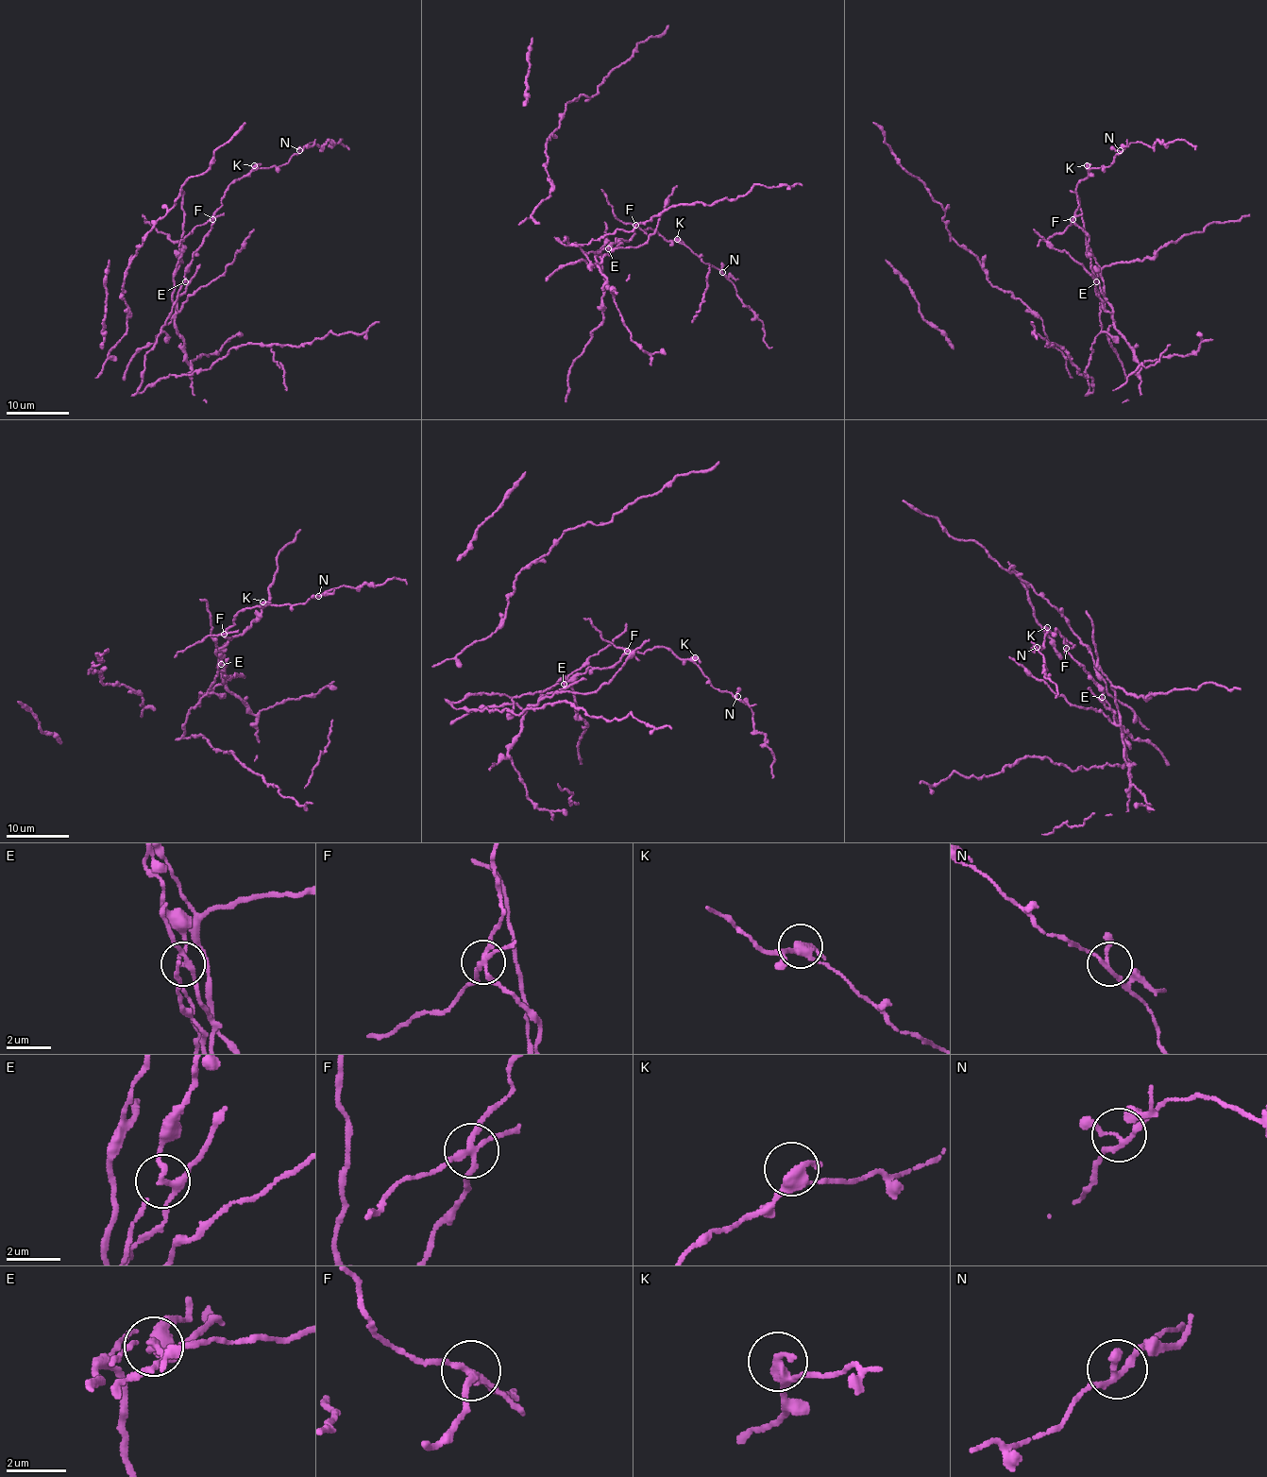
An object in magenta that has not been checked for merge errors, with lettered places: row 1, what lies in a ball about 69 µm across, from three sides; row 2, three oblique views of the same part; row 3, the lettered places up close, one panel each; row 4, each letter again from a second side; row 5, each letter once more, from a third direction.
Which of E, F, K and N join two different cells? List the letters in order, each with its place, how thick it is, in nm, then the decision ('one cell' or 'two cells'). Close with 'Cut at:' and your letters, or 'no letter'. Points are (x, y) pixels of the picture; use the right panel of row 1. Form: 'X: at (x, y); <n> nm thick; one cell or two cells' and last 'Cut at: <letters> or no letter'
E: at (1096, 281); 200 nm thick; two cells
F: at (1072, 219); 220 nm thick; two cells
K: at (1087, 165); 320 nm thick; one cell
N: at (1120, 150); 150 nm thick; one cell
Cut at: E, F

